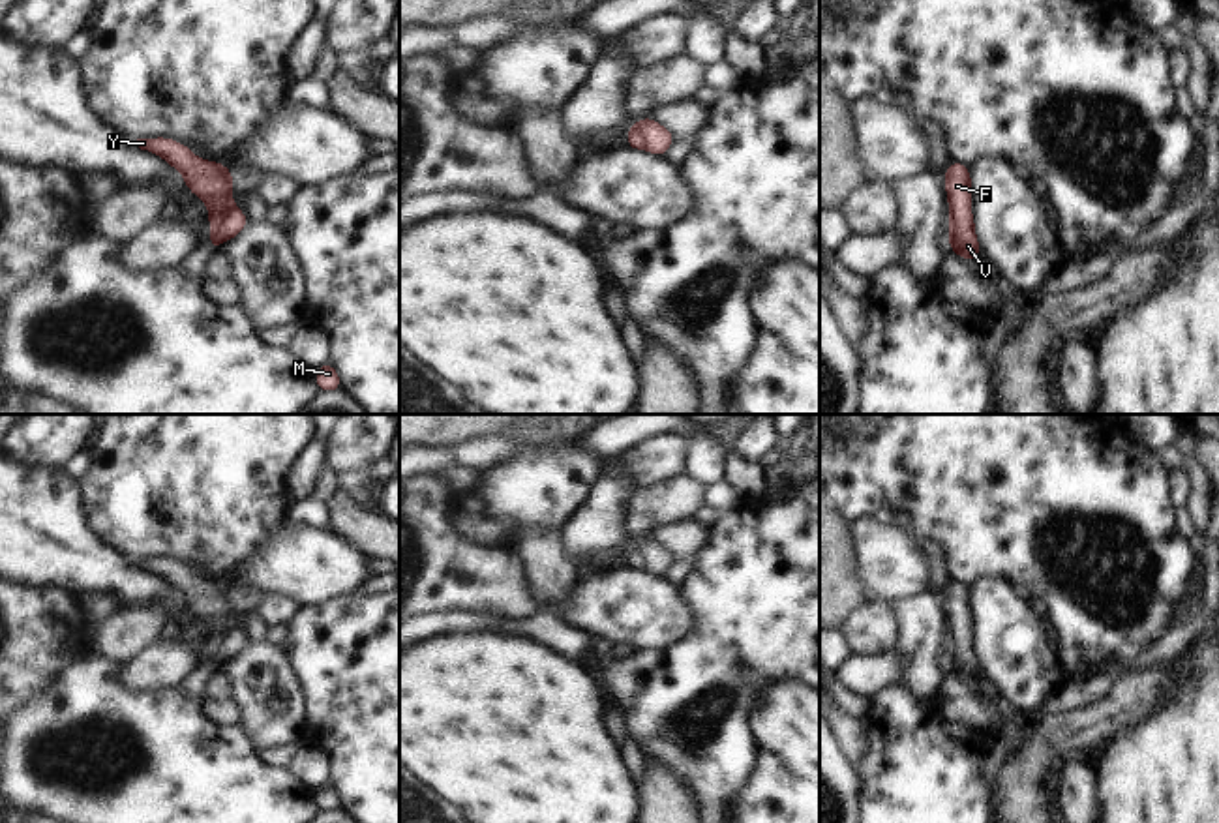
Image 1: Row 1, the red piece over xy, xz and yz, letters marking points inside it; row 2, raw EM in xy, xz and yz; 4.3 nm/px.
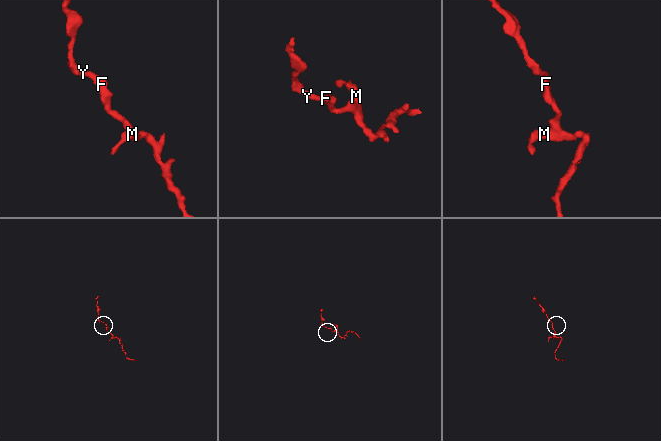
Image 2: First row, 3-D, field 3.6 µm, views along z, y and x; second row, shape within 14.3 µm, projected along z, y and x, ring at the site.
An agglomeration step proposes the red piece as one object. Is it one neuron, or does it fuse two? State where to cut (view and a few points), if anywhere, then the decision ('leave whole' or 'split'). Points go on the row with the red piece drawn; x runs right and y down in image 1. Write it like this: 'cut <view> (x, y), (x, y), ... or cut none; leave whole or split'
cut xy (231, 203), (216, 225), (220, 240); split

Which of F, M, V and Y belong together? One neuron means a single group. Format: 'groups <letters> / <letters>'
groups F V Y / M

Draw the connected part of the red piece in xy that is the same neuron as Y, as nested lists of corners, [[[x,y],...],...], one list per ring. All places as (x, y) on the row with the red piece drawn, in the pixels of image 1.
[[[169,137],[137,139],[141,150],[163,157],[173,169],[184,176],[186,187],[208,206],[210,236],[208,244],[221,251],[221,240],[216,234],[216,225],[227,208],[233,204],[233,172],[227,165],[214,159],[197,157],[188,144]]]

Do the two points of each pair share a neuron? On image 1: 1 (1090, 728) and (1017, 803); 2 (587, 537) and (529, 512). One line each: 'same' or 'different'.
1: same
2: different

